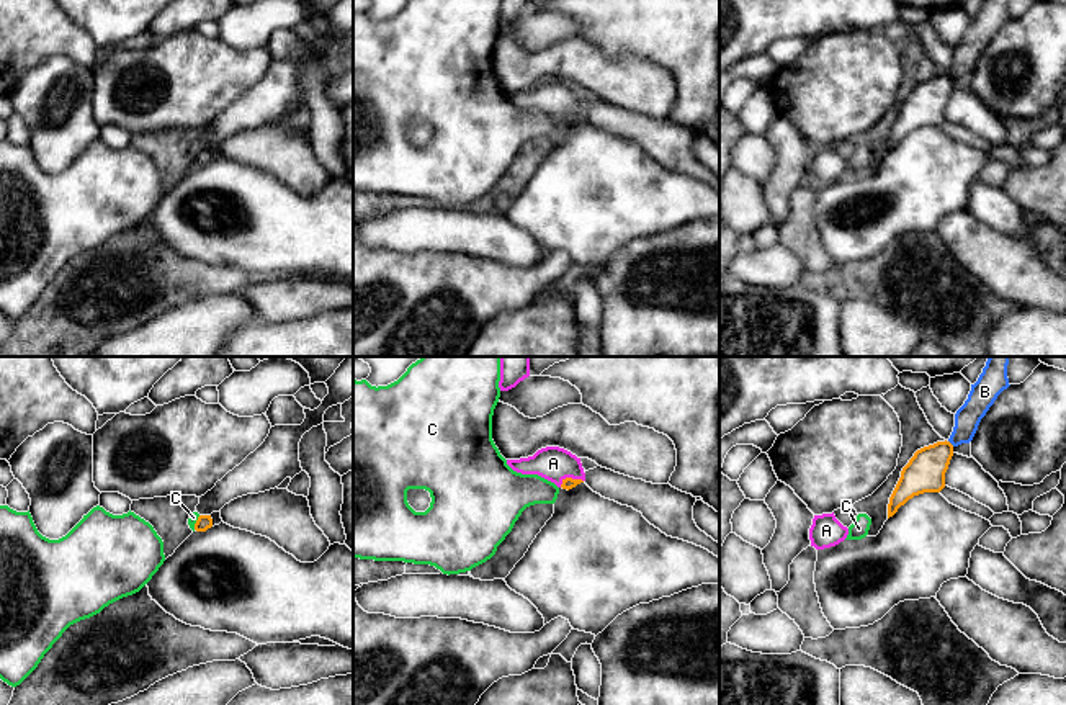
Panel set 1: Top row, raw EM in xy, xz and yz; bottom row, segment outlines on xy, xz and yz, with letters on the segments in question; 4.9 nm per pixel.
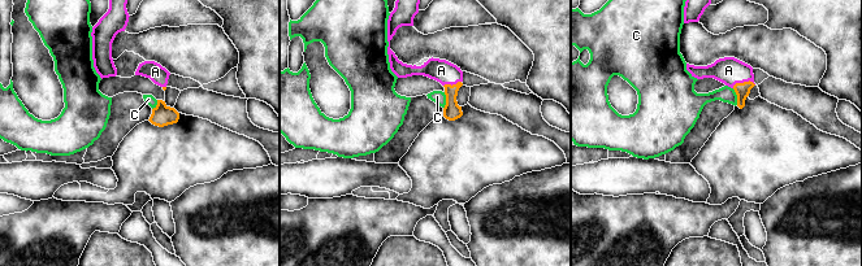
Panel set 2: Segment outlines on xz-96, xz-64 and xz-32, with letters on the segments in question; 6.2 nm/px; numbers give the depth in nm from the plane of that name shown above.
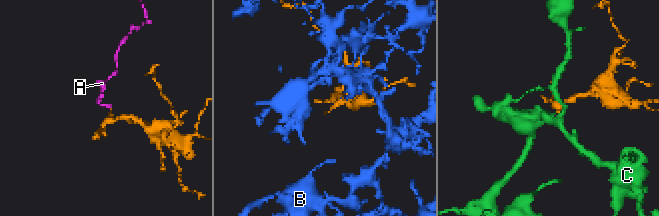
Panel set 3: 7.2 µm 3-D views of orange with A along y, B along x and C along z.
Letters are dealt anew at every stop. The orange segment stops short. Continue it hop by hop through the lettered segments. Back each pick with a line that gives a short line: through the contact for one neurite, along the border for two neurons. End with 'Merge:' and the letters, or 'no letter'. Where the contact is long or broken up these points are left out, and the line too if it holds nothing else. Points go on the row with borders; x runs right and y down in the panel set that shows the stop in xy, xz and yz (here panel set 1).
A: Line: xz (568, 483), (569, 478), (553, 463)
Merge: A

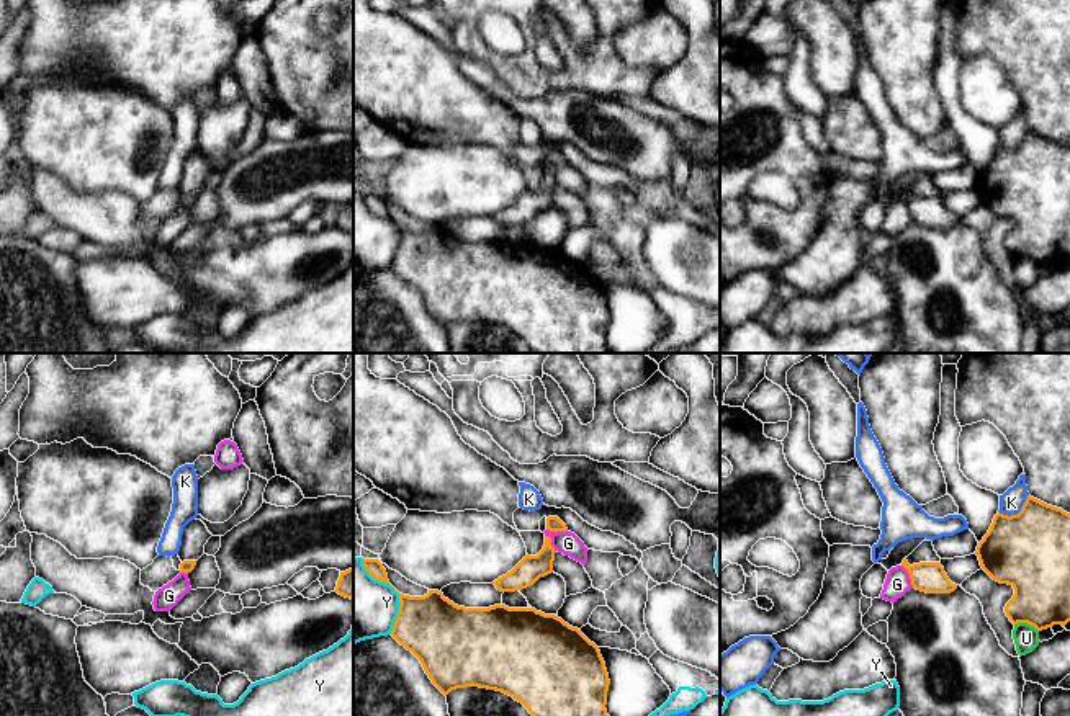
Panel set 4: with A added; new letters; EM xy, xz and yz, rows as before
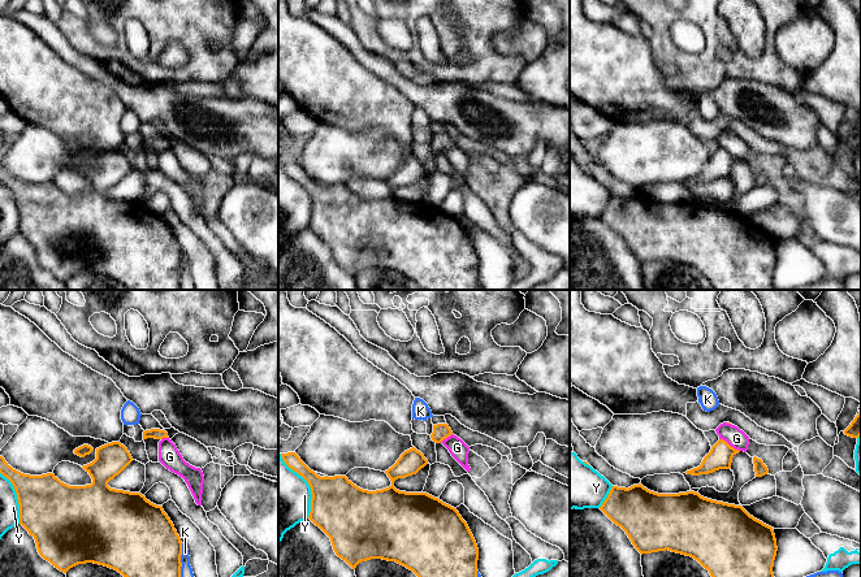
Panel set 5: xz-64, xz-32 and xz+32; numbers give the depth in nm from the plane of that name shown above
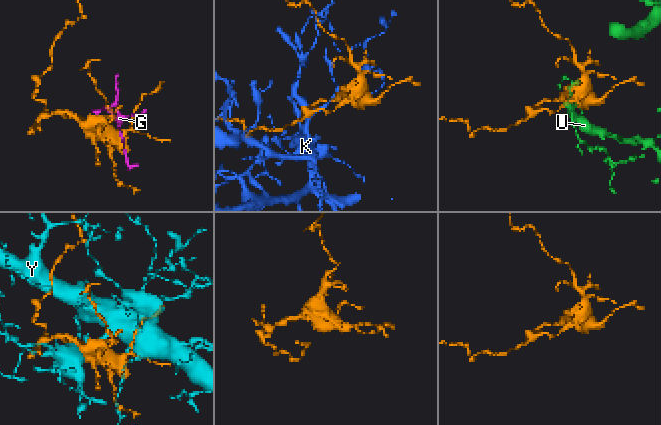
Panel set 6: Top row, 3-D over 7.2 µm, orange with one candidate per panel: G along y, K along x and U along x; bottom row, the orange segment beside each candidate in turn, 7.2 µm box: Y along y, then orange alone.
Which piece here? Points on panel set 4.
Merge: no letter

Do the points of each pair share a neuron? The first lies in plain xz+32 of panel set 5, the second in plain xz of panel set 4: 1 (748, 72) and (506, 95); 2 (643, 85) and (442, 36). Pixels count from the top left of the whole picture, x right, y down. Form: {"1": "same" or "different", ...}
{"1": "different", "2": "different"}

